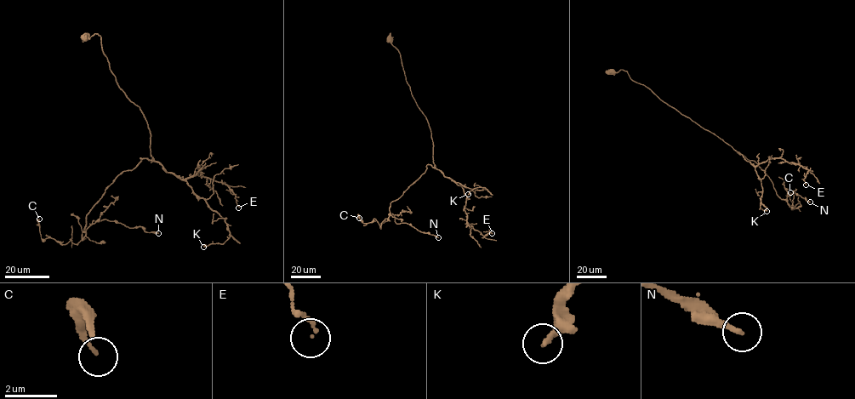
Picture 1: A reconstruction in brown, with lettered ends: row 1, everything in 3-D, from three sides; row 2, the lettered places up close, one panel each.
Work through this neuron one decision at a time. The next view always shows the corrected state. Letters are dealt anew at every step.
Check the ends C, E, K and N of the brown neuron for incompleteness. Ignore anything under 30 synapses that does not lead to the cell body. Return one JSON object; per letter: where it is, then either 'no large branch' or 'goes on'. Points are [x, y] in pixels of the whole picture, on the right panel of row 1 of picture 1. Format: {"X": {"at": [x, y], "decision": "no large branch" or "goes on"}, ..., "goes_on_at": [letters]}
{"C": {"at": [790, 192], "decision": "no large branch"}, "E": {"at": [806, 185], "decision": "no large branch"}, "K": {"at": [766, 211], "decision": "no large branch"}, "N": {"at": [810, 202], "decision": "no large branch"}, "goes_on_at": []}

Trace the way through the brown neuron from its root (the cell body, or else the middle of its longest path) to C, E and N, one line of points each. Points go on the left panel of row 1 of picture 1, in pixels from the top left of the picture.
C: (86, 37), (100, 37), (117, 84), (146, 122), (152, 157), (105, 190), (76, 244), (42, 240), (39, 219)
E: (86, 37), (100, 37), (117, 84), (146, 122), (153, 159), (181, 179), (200, 168), (228, 187), (238, 208)
N: (86, 37), (100, 37), (117, 84), (146, 122), (152, 157), (116, 176), (84, 228), (106, 219), (158, 233)

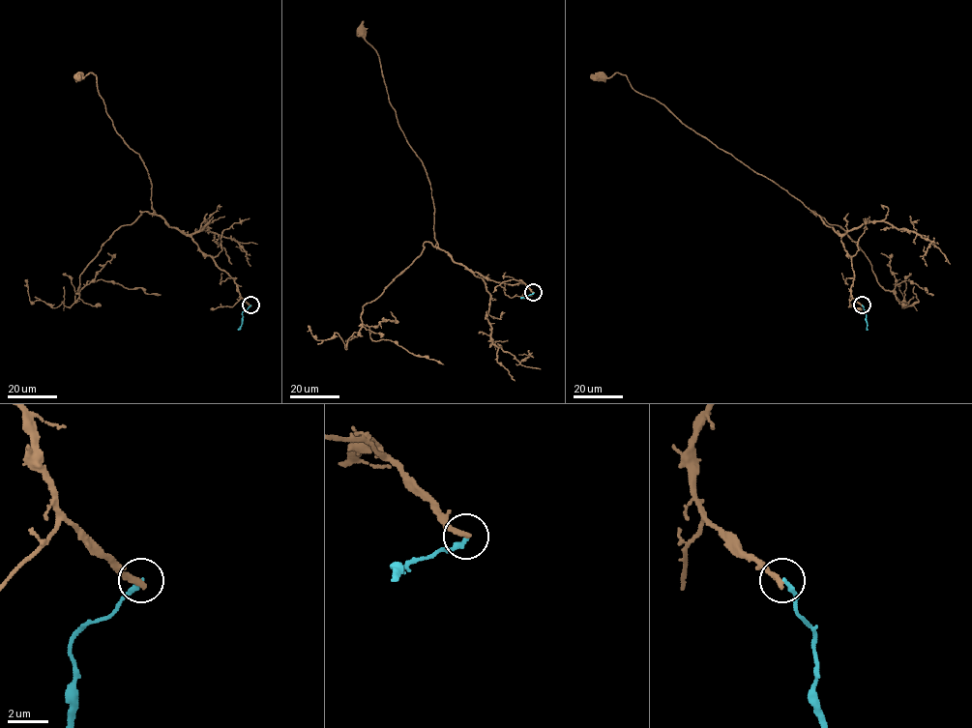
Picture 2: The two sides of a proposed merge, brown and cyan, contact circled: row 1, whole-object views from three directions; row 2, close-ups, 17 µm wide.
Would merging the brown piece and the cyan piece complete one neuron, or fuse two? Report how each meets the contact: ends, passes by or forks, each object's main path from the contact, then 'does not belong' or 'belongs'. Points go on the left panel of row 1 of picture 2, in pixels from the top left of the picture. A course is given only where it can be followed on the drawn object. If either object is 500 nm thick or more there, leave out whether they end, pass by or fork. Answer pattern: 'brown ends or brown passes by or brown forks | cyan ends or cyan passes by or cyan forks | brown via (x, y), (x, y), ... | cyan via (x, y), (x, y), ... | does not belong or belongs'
brown ends | cyan ends | brown via (250, 305), (191, 237), (156, 214), (147, 170), (115, 131), (96, 75), (79, 75) | cyan via (250, 305), (242, 312), (242, 325), (237, 329) | does not belong

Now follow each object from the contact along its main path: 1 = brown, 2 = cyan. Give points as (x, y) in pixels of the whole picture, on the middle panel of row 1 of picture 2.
1: (533, 292), (522, 282), (500, 283), (467, 270), (439, 247), (430, 183), (398, 124), (377, 52), (363, 32)
2: (533, 292), (520, 298)

